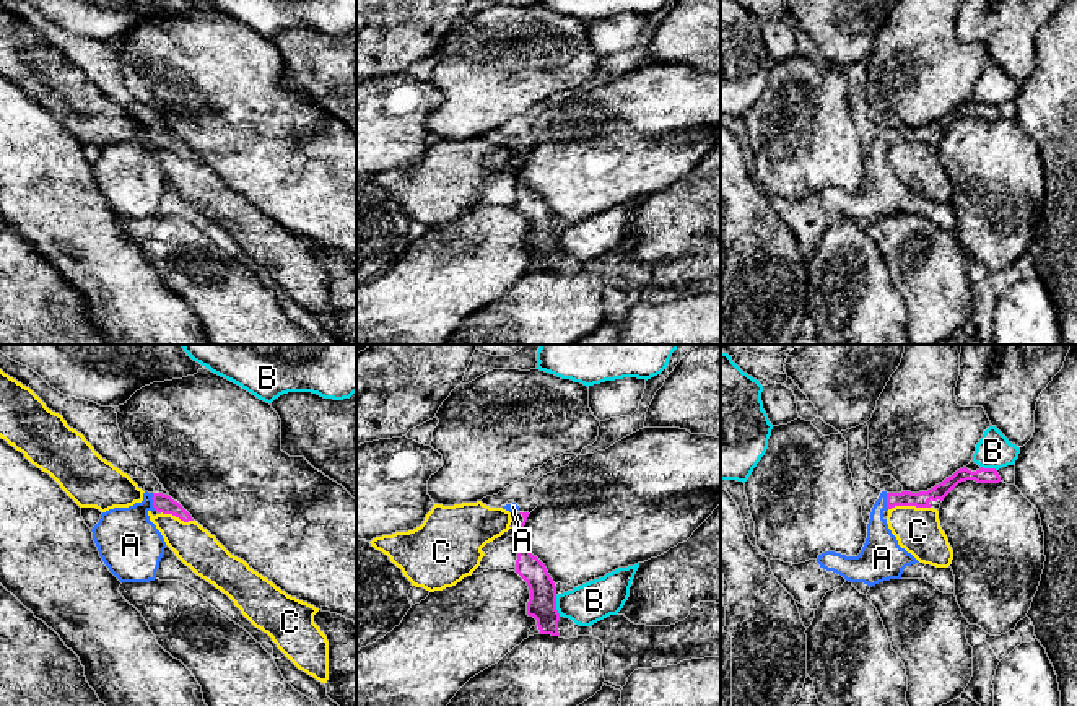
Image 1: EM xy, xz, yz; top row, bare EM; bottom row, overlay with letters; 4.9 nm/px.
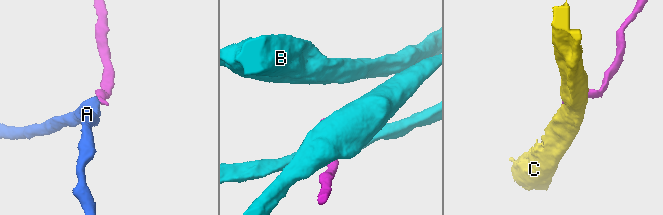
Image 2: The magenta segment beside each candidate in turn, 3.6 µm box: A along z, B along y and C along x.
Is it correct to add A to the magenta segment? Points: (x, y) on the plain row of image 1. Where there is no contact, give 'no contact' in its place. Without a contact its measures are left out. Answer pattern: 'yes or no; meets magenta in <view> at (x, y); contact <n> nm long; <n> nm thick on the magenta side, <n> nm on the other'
yes; meets magenta in xy at (153, 137); contact 90 nm long; 90 nm thick on the magenta side, 320 nm on the other

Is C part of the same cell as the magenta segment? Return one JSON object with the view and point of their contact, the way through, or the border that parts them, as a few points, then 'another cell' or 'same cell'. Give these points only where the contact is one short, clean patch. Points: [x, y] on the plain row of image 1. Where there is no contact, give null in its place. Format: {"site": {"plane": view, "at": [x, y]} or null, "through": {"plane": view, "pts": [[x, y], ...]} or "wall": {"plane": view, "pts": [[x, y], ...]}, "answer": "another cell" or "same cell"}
{"site": {"plane": "yz", "at": [908, 140]}, "wall": {"plane": "yz", "pts": [[929, 142], [892, 142], [889, 145]]}, "answer": "another cell"}

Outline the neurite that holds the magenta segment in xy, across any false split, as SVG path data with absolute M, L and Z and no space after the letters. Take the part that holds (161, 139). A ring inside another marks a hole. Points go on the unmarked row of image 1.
M145 127L142 138L102 148L91 164L99 192L120 218L156 215L166 177L150 156L150 146L172 150L184 158L194 156L171 132Z

